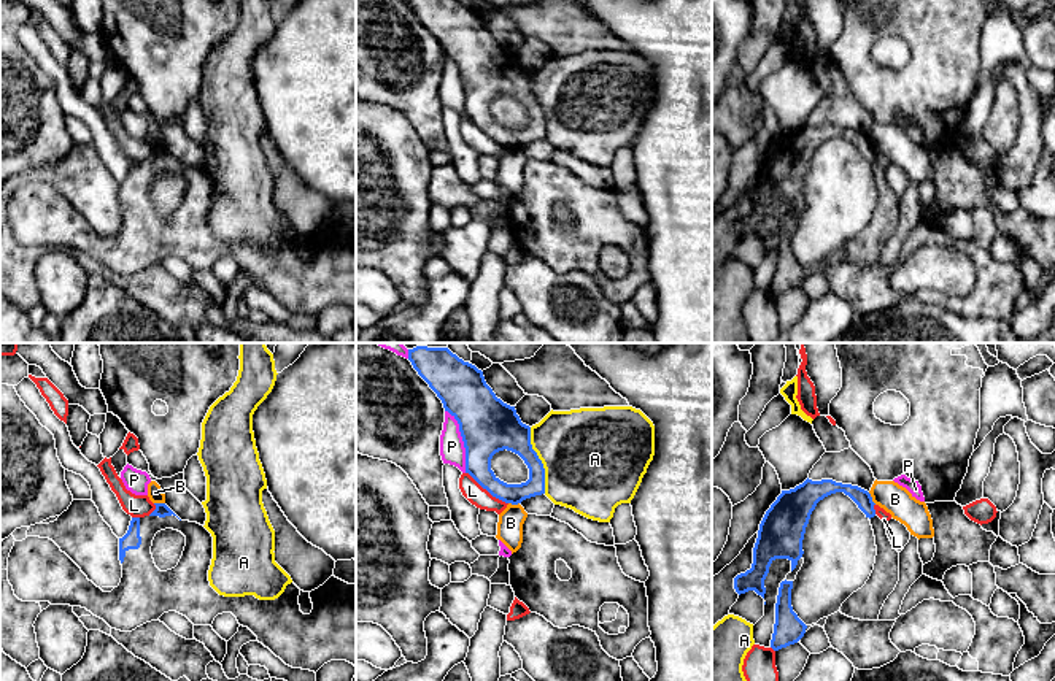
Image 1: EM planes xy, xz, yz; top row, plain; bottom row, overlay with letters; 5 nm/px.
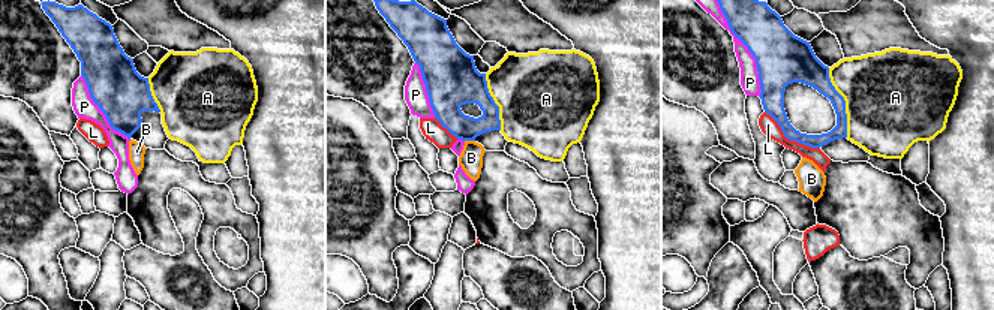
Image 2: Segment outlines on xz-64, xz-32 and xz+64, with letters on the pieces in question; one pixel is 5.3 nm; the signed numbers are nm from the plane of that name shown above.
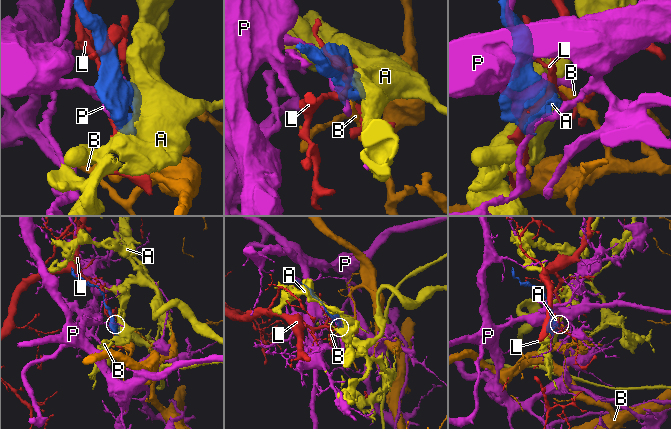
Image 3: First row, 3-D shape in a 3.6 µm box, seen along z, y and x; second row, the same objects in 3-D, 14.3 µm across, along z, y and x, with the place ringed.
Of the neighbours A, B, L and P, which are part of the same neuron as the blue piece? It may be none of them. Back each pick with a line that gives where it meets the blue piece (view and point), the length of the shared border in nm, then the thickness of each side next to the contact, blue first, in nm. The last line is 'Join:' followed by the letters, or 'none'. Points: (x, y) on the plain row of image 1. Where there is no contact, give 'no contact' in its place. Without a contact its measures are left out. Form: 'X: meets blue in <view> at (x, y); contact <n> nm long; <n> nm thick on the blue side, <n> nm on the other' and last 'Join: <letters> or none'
Join: none

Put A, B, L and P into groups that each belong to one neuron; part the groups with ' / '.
A / B / L / P

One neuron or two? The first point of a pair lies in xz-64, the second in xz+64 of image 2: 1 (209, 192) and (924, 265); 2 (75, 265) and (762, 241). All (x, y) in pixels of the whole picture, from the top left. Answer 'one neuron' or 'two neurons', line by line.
1: one neuron
2: two neurons

